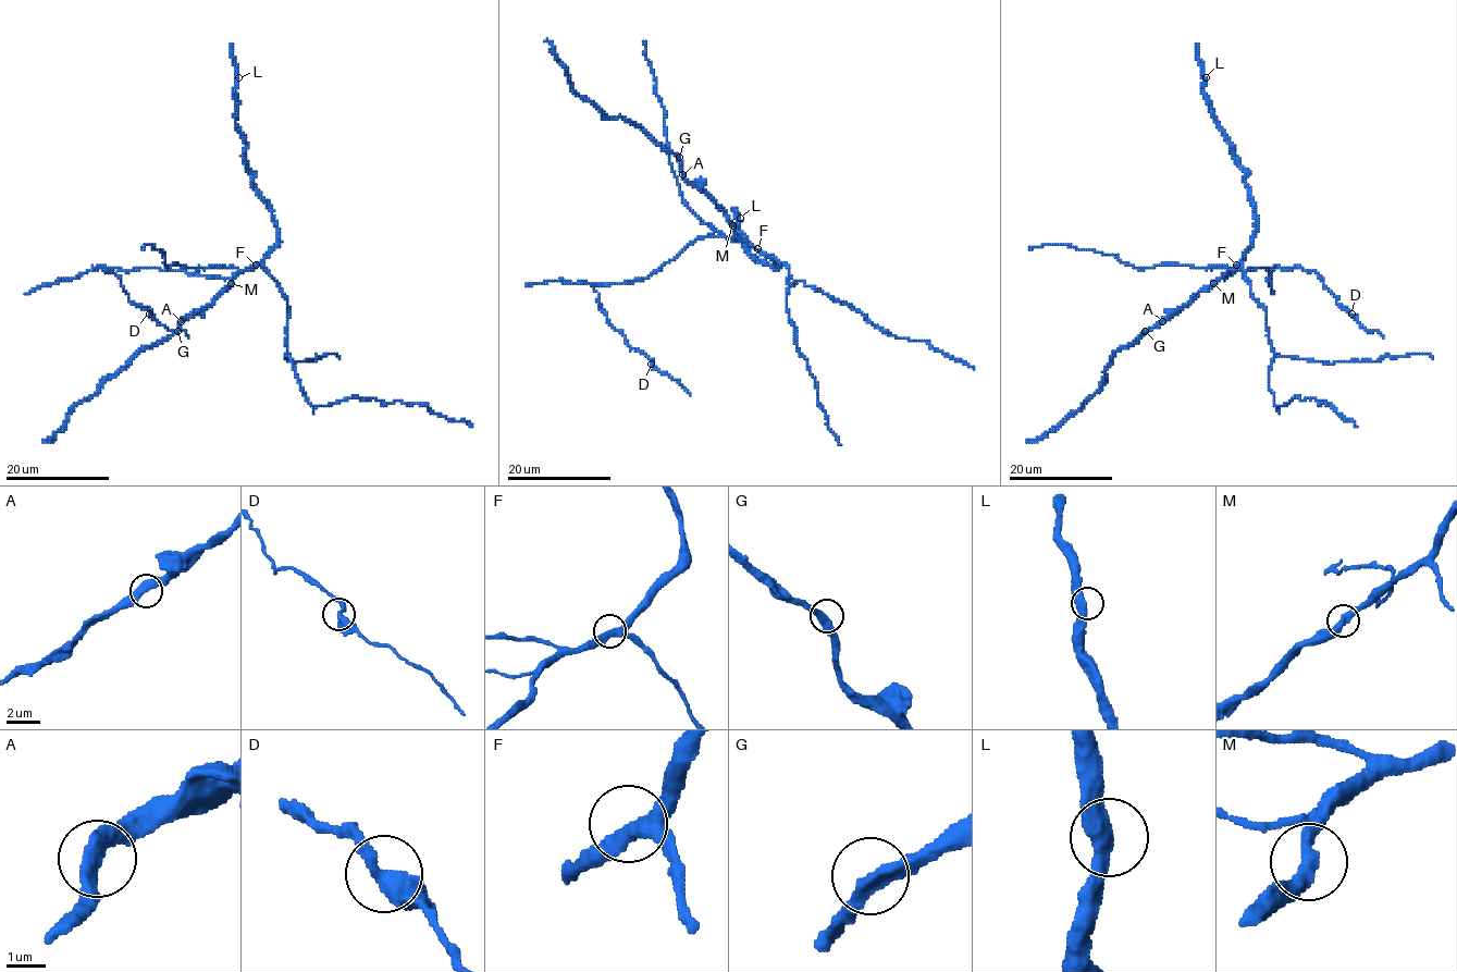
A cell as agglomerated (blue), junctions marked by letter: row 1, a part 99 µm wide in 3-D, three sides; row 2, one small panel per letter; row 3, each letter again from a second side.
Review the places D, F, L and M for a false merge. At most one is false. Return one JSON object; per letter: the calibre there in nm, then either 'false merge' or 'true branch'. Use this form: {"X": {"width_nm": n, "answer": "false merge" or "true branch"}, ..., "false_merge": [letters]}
{"D": {"width_nm": 400, "answer": "true branch"}, "F": {"width_nm": 360, "answer": "true branch"}, "L": {"width_nm": 420, "answer": "true branch"}, "M": {"width_nm": 380, "answer": "true branch"}, "false_merge": []}

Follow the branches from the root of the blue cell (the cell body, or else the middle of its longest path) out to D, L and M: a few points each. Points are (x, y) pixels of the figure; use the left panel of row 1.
D: (254, 266), (225, 279), (158, 267), (131, 271), (93, 267), (114, 273), (130, 299), (149, 308), (149, 314)
L: (254, 266), (276, 244), (278, 224), (244, 157), (245, 137), (236, 124), (238, 77)
M: (254, 266), (238, 272), (231, 284)

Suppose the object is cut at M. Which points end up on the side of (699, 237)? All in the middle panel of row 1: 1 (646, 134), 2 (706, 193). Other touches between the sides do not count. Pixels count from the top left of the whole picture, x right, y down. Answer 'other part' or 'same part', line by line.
1: other part
2: other part

